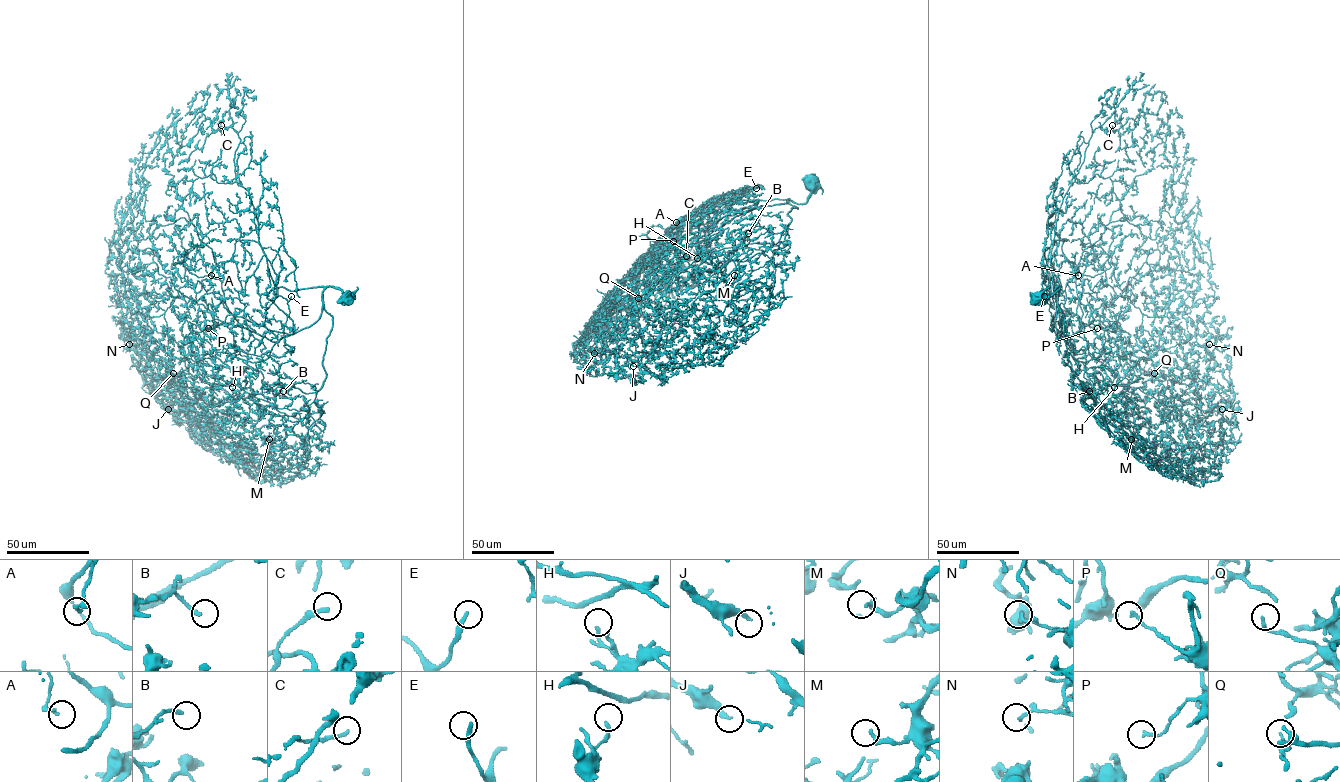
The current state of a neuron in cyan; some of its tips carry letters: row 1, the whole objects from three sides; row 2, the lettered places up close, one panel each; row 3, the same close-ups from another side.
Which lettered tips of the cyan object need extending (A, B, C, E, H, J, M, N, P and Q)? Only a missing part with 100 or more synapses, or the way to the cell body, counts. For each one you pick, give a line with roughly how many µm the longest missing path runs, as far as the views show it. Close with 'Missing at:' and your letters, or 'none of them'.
E: missing 70 µm
Missing at: E

